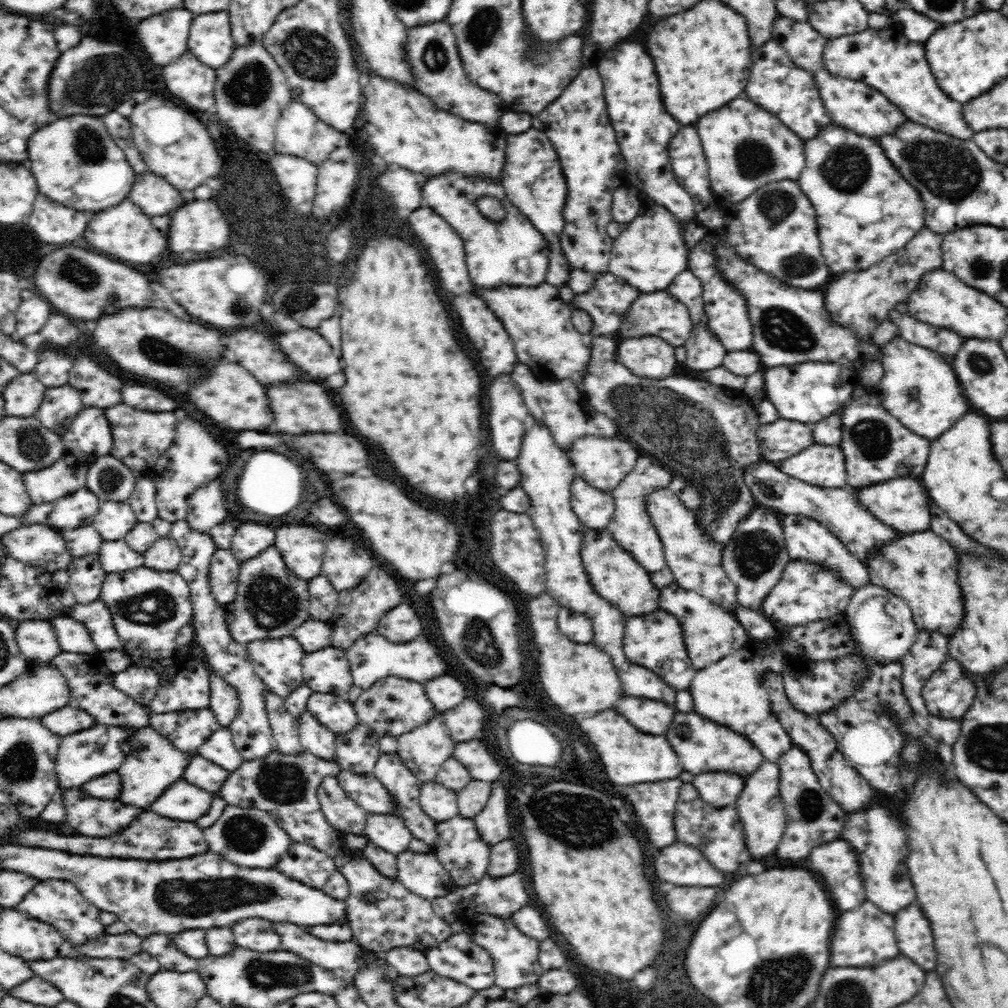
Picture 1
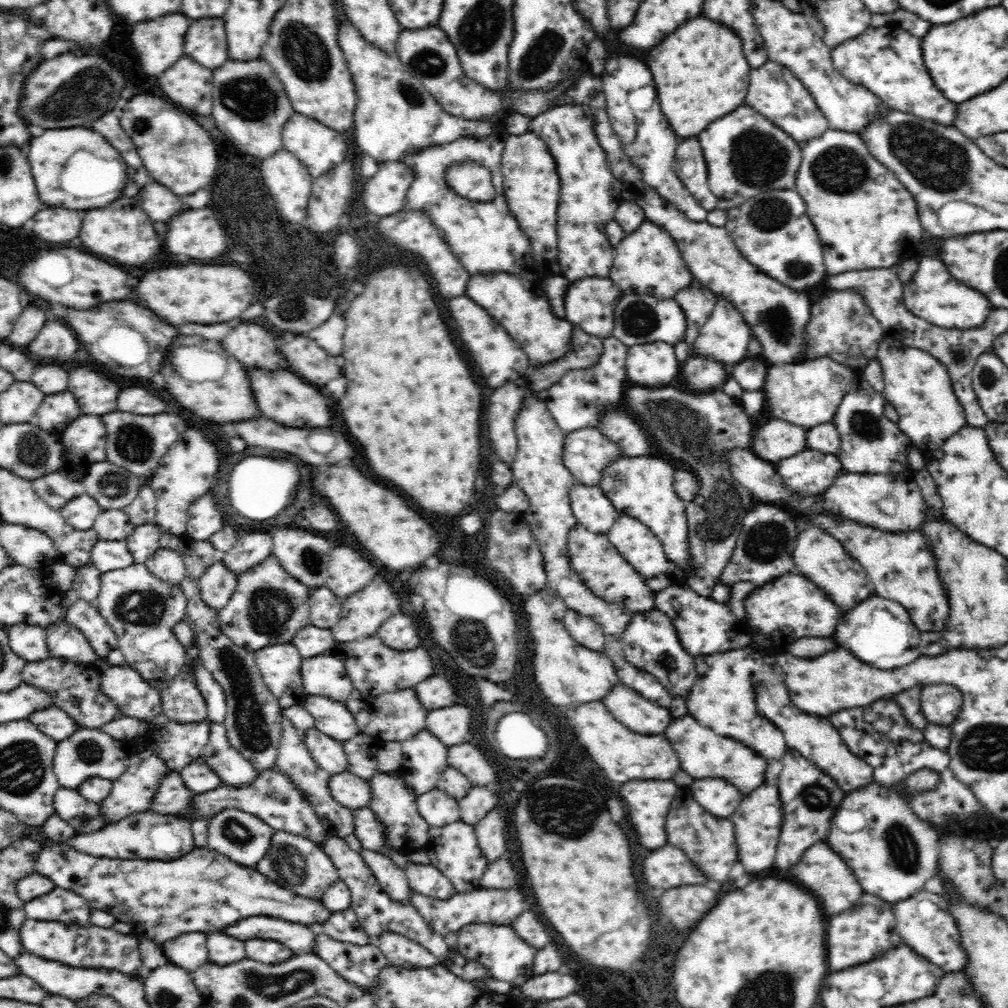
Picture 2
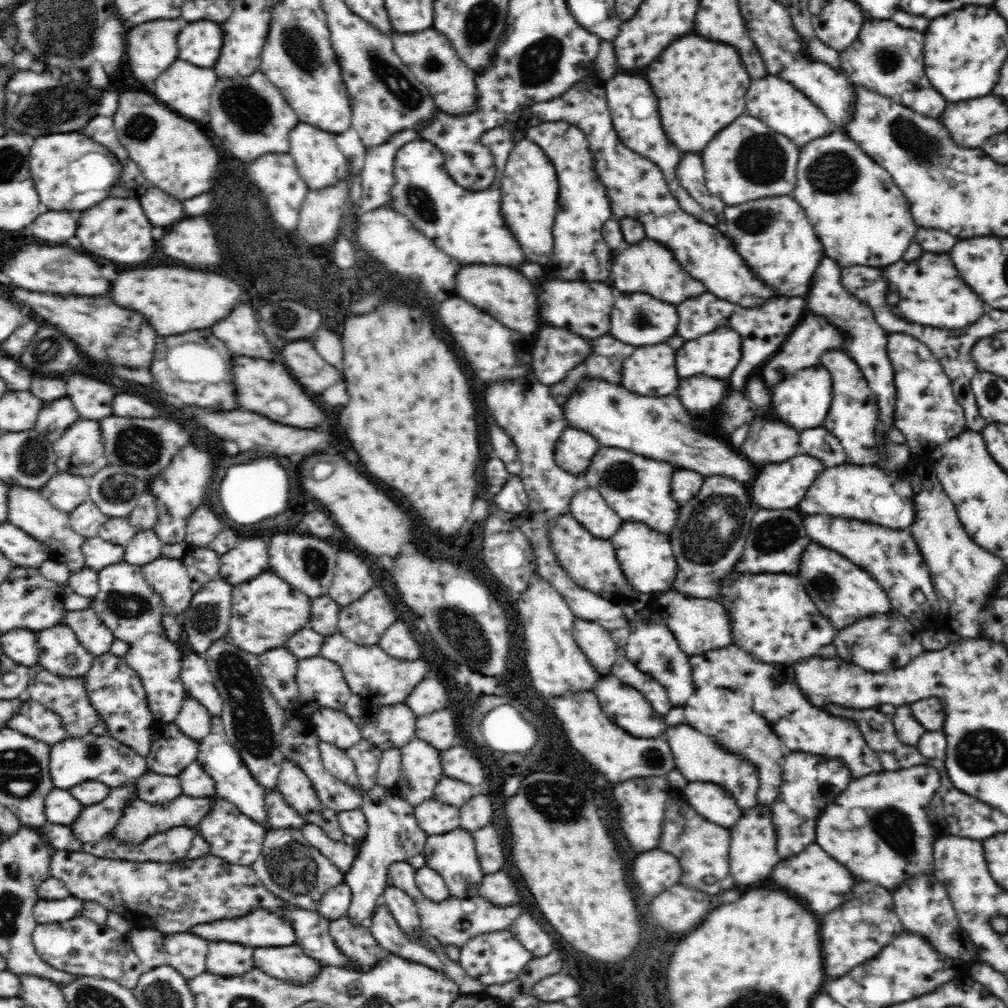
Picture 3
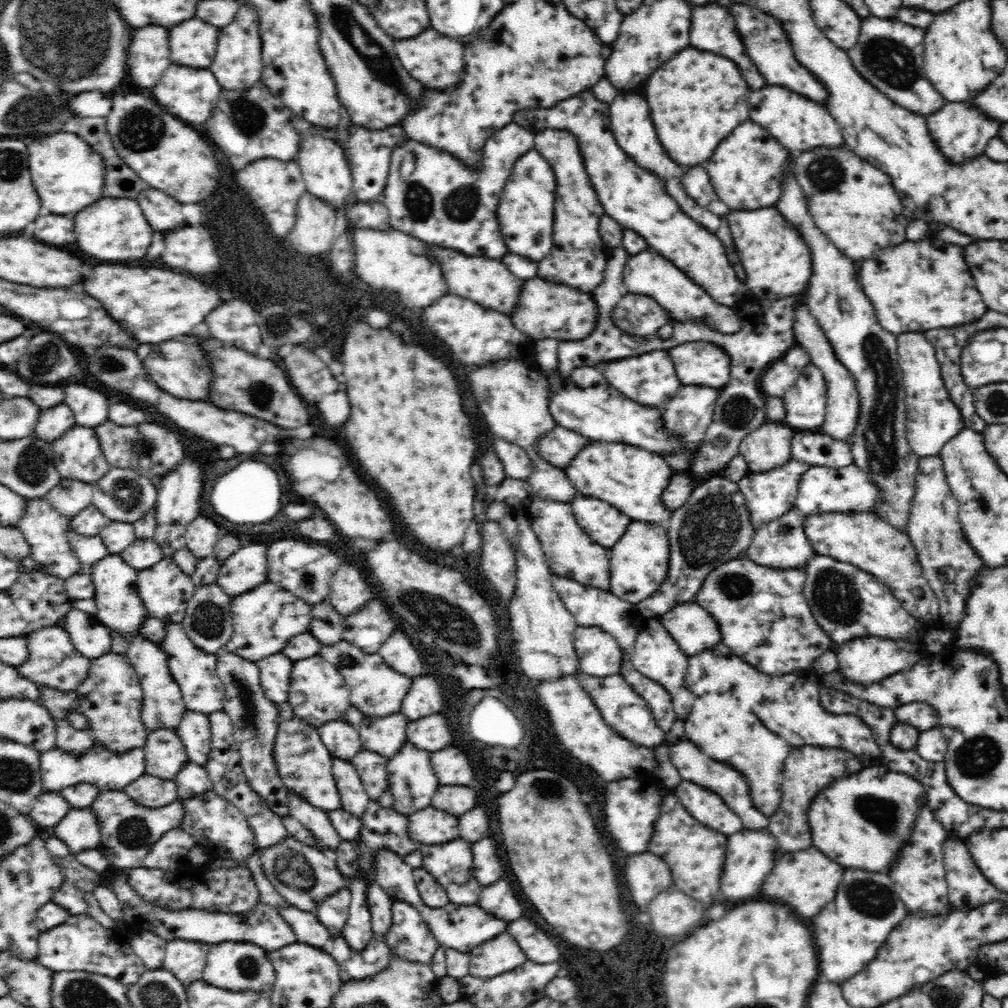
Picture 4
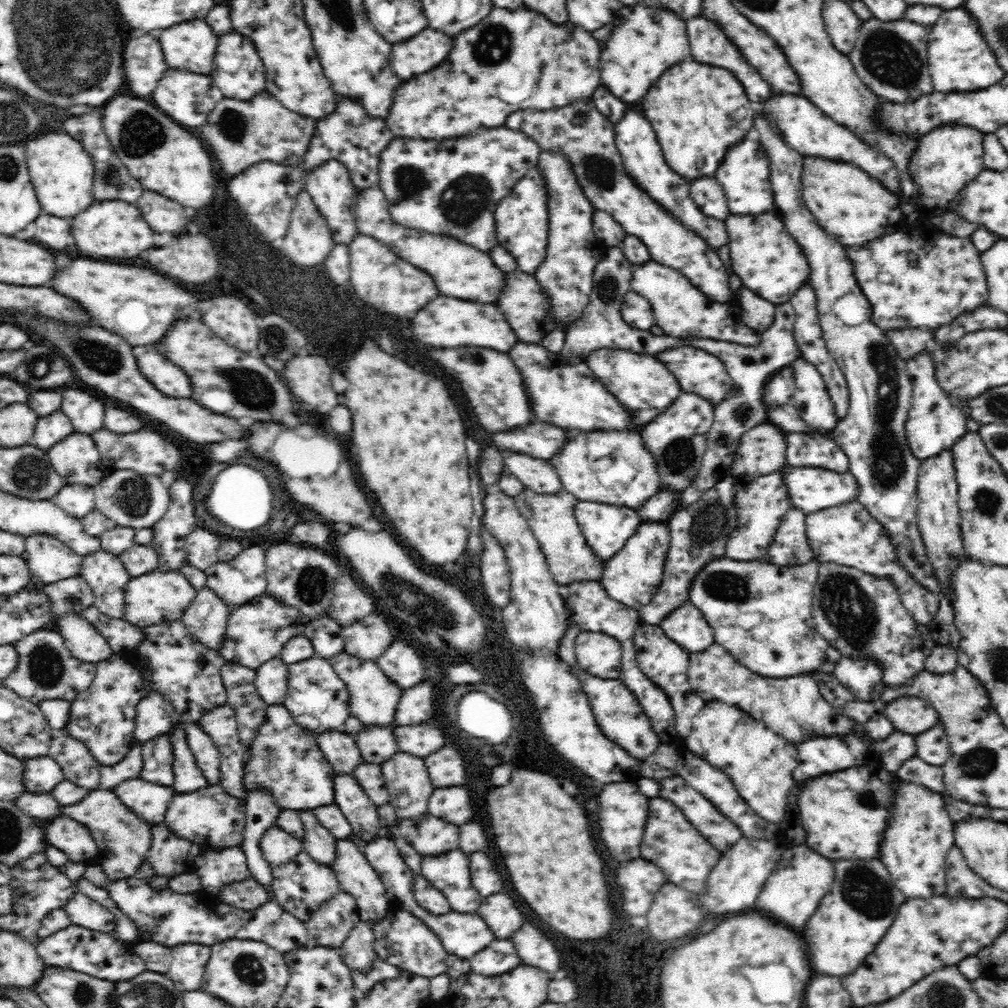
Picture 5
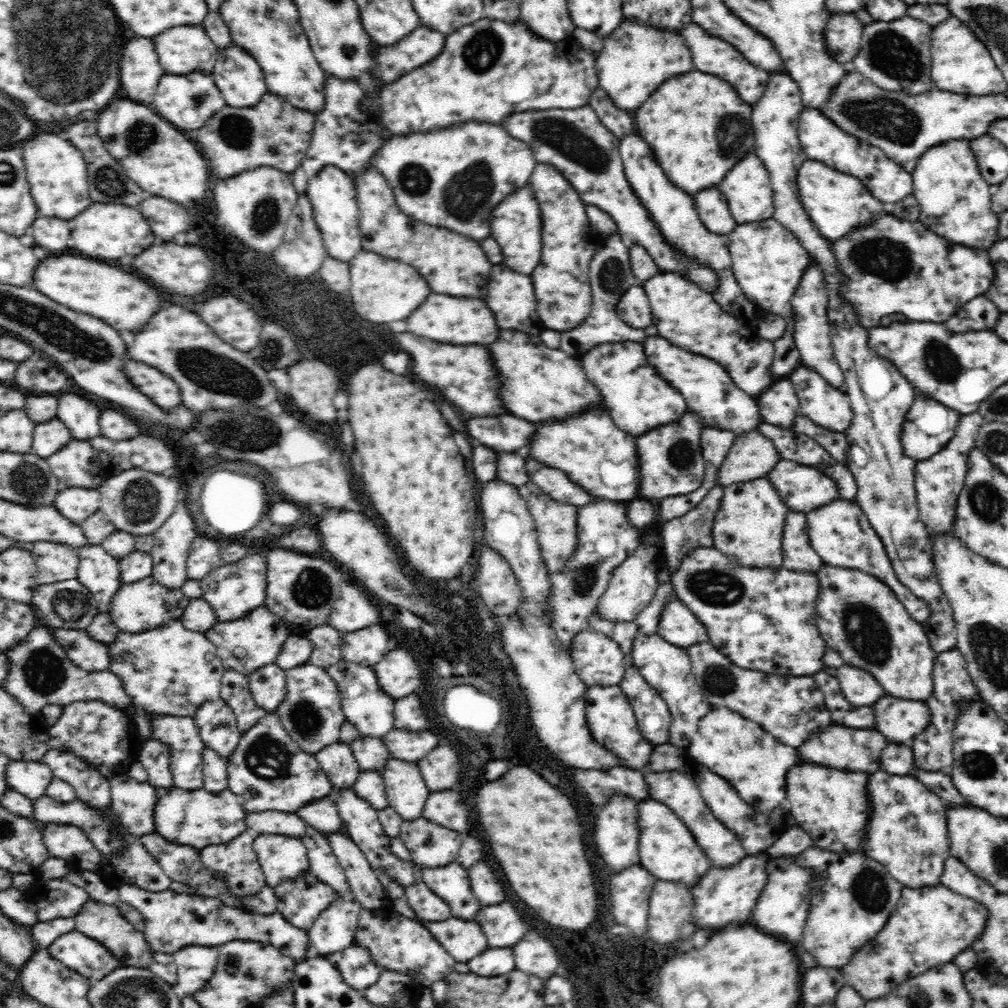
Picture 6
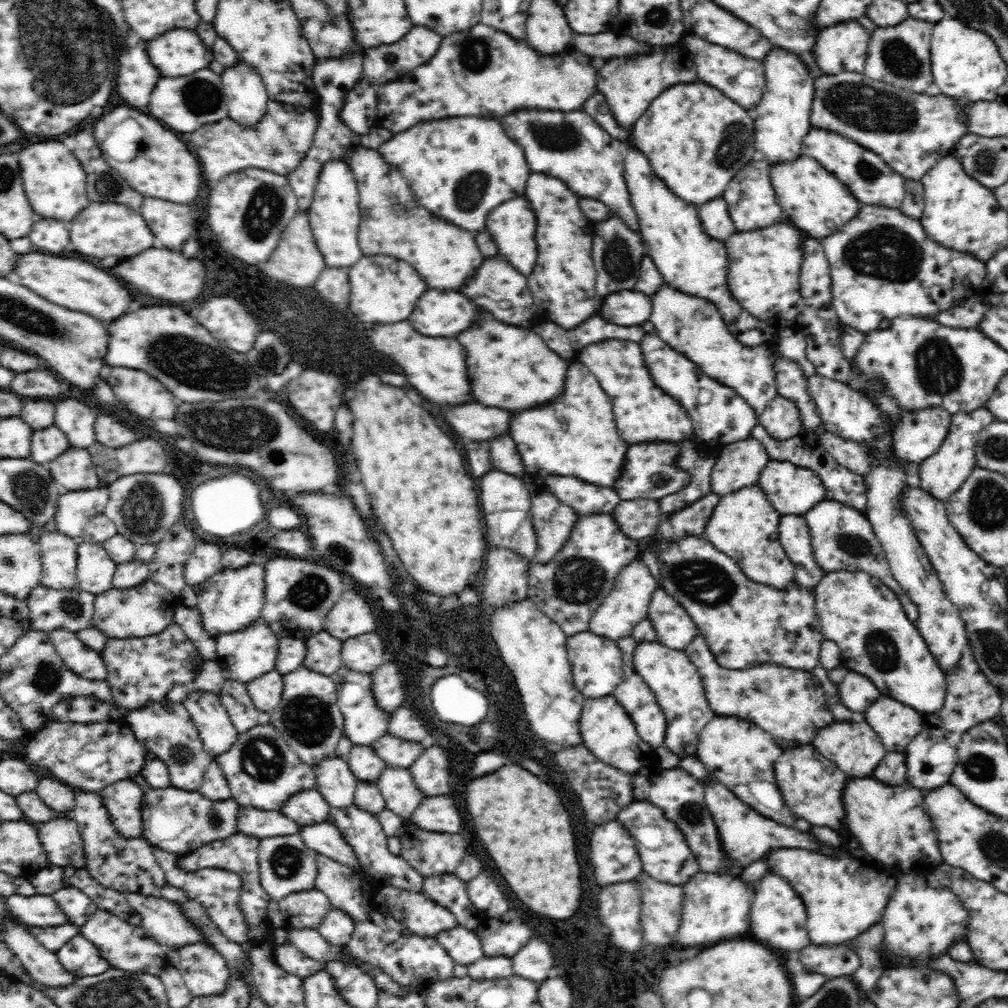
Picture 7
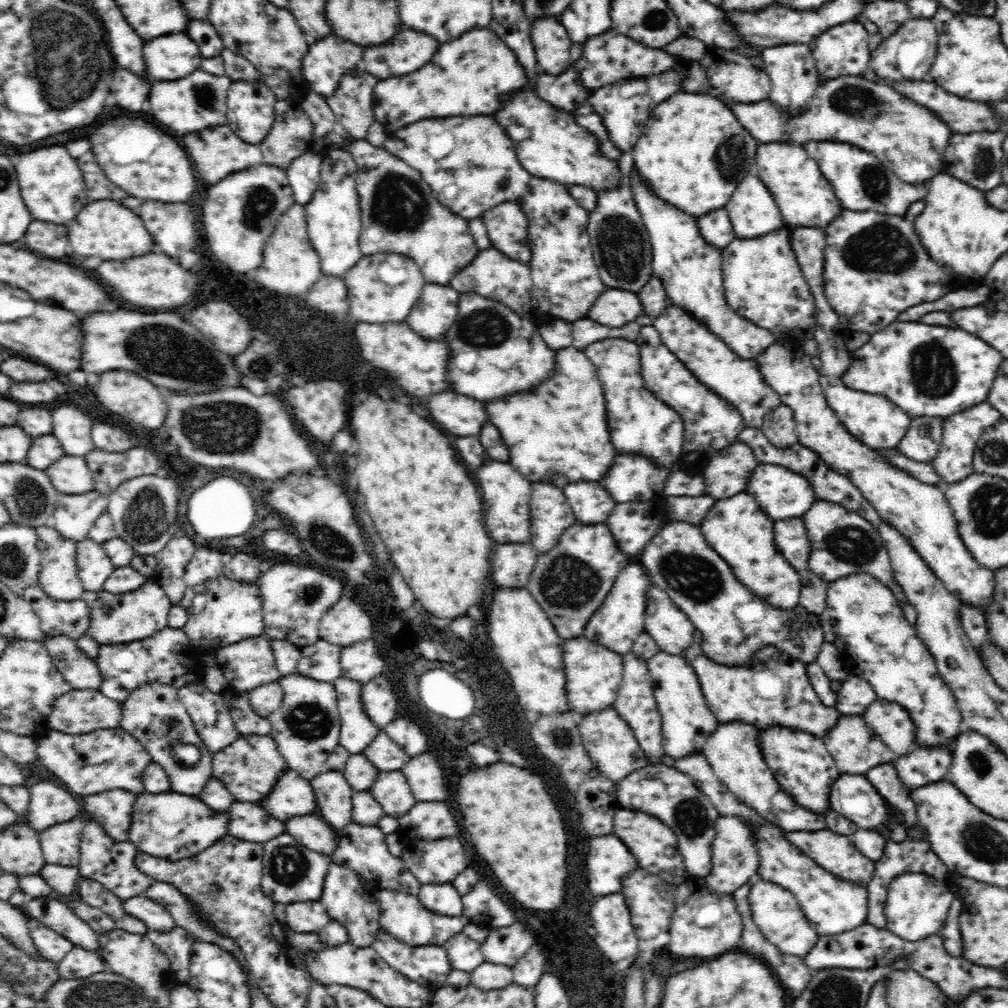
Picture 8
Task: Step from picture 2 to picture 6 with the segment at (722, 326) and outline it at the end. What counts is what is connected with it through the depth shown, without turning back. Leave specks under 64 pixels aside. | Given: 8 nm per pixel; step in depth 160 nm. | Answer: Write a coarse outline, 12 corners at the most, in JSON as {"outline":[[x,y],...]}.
{"outline":[[658,336],[644,352],[703,427],[740,436],[763,422],[757,399],[714,360]]}

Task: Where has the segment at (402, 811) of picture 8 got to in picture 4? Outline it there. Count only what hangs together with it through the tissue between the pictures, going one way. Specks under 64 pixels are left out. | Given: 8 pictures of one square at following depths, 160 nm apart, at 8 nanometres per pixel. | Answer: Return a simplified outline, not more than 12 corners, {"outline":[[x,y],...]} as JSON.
{"outline":[[406,743],[386,759],[392,808],[410,816],[440,785],[431,752]]}

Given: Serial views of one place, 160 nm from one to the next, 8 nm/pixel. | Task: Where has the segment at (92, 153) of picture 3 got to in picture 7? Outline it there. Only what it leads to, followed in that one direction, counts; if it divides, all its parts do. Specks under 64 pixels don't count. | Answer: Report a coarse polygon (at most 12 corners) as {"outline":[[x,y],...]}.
{"outline":[[62,142],[18,158],[38,216],[74,220],[88,208],[86,172]]}

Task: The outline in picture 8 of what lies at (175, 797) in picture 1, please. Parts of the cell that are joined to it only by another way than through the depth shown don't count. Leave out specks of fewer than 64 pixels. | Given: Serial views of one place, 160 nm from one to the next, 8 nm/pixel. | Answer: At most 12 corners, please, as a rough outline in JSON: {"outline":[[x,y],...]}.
{"outline":[[114,789],[78,800],[111,839],[128,838],[136,797]]}

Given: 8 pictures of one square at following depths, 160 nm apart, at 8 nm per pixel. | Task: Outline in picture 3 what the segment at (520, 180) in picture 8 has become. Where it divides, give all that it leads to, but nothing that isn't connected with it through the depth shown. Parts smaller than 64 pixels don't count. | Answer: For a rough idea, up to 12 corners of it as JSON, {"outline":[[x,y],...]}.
{"outline":[[512,122],[481,143],[496,178],[457,185],[420,138],[395,156],[388,206],[462,264],[526,260],[501,214]]}

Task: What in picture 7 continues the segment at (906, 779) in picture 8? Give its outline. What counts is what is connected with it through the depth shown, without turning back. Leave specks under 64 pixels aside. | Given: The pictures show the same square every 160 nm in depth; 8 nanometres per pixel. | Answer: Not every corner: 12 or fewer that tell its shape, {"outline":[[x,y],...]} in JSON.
{"outline":[[971,644],[945,675],[943,709],[905,750],[908,784],[944,786],[964,731],[1003,703]]}

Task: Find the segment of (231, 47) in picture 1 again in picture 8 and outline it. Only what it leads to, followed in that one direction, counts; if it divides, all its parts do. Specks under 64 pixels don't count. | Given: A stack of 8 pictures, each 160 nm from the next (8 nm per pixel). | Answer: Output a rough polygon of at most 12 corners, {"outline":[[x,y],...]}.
{"outline":[[186,34],[146,42],[152,78],[178,80],[201,69]]}

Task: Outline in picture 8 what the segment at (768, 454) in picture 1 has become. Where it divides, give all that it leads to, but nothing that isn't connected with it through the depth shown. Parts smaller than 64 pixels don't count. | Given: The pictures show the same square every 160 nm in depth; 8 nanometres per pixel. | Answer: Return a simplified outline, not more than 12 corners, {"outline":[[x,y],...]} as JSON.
{"outline":[[738,442],[711,458],[704,494],[716,500],[742,492],[758,466],[750,446]]}

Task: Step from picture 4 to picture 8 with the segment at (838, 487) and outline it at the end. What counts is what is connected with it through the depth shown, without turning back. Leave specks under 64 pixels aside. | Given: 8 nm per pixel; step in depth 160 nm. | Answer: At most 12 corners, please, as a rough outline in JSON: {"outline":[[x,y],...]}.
{"outline":[[760,464],[746,493],[772,520],[801,517],[817,501],[790,469]]}

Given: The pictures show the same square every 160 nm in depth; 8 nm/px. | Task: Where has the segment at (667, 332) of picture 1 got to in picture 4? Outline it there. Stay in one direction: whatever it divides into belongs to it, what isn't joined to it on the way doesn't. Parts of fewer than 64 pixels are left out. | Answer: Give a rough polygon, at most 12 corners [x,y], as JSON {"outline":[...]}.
{"outline":[[628,293],[612,318],[636,336],[656,334],[668,315],[649,296]]}

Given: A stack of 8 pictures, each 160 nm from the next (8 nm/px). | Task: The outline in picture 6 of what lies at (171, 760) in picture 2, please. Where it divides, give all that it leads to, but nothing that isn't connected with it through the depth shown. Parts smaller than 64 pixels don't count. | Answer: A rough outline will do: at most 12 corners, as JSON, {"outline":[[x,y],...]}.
{"outline":[[144,740],[138,761],[148,784],[173,786],[170,749]]}

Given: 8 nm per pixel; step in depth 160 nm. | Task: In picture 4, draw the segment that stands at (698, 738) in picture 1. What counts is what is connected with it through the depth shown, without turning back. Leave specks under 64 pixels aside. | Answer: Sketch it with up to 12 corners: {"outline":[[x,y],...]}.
{"outline":[[686,738],[669,748],[683,780],[720,796],[744,826],[768,828],[736,770]]}

